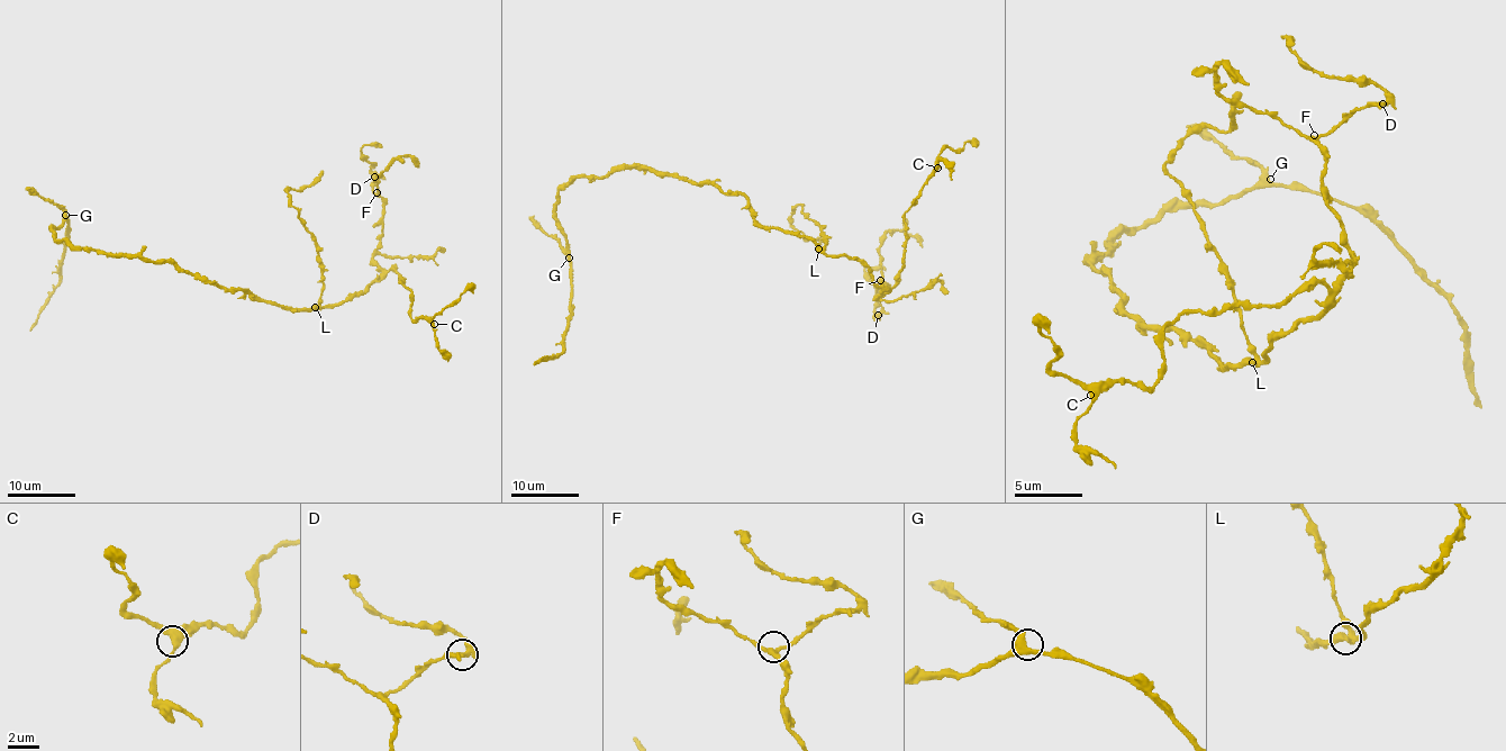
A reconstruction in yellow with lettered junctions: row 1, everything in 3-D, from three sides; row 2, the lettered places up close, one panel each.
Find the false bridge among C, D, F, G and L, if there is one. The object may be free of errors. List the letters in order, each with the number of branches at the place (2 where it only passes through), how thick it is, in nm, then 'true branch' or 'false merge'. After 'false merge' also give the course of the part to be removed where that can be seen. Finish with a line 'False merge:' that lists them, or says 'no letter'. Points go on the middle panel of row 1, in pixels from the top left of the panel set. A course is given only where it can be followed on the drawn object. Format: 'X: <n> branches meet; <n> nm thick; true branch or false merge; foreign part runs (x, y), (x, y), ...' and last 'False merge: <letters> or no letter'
C: 3 branches meet; 360 nm thick; true branch
D: 3 branches meet; 400 nm thick; true branch
F: 3 branches meet; 280 nm thick; true branch
G: 3 branches meet; 420 nm thick; true branch
L: 3 branches meet; 420 nm thick; true branch
False merge: no letter

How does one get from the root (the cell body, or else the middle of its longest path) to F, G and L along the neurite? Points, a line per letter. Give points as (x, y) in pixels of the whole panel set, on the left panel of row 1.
F: (226, 288), (295, 308), (359, 295), (381, 271), (373, 258), (383, 216), (377, 192)
G: (226, 288), (194, 280), (170, 262), (108, 255), (99, 249), (72, 249), (52, 232), (65, 215)
L: (226, 288), (243, 288), (259, 300), (295, 308), (315, 307)

